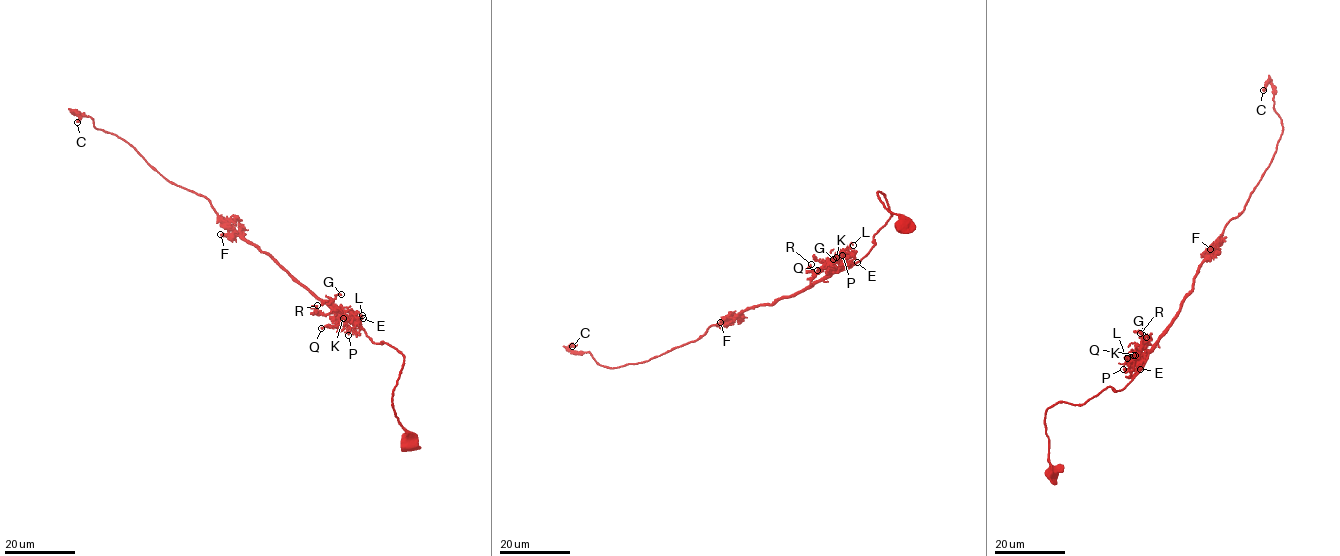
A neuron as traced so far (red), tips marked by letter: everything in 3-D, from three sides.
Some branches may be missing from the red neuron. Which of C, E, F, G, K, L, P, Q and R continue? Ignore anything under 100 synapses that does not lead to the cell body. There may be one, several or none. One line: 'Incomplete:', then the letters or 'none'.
Incomplete: none

